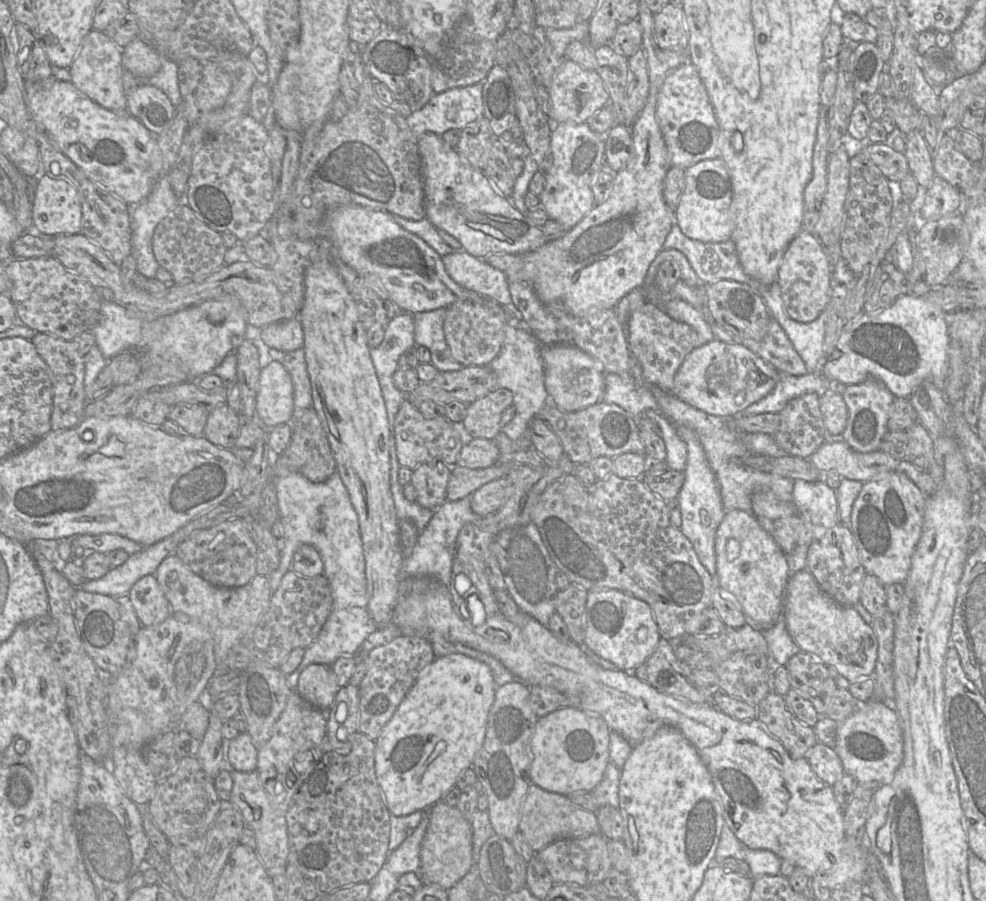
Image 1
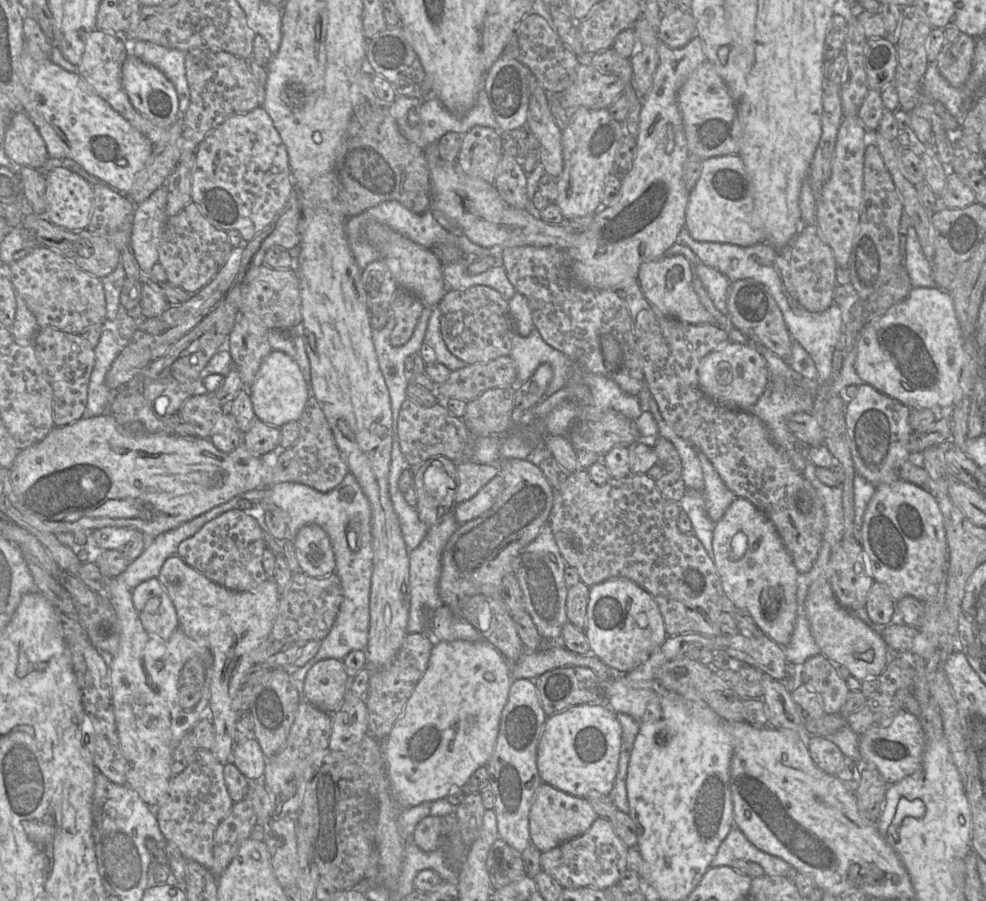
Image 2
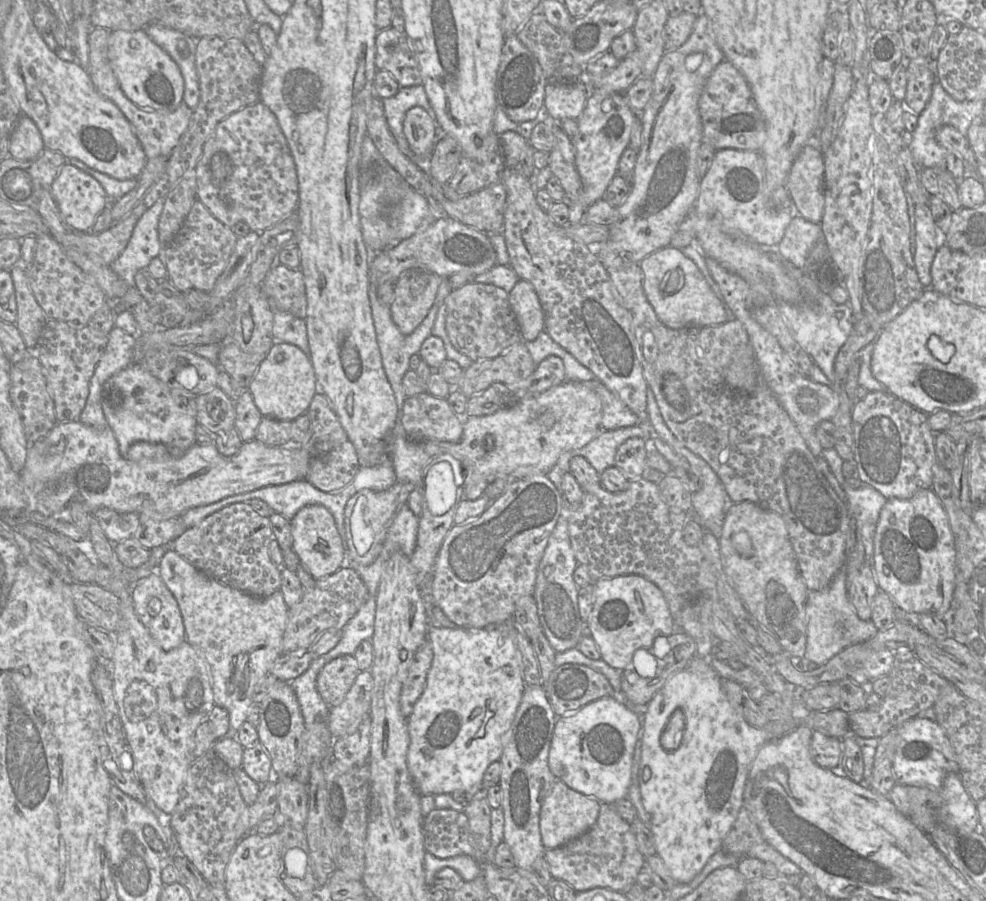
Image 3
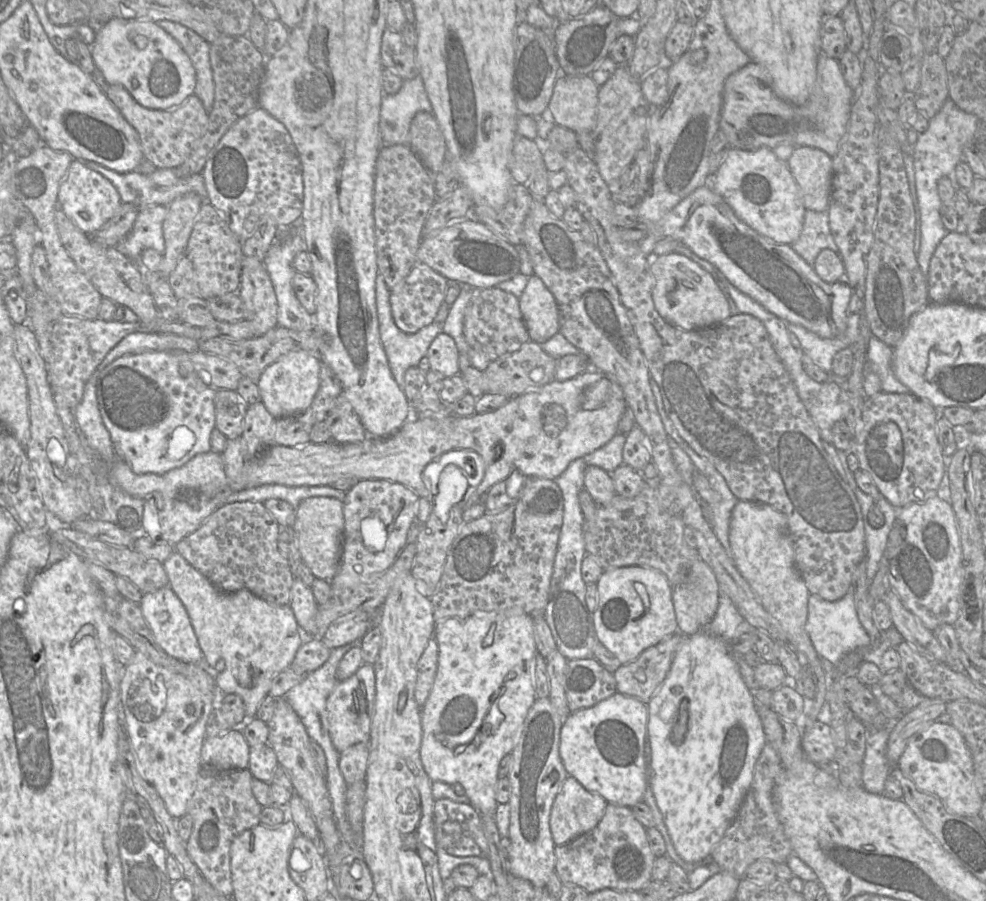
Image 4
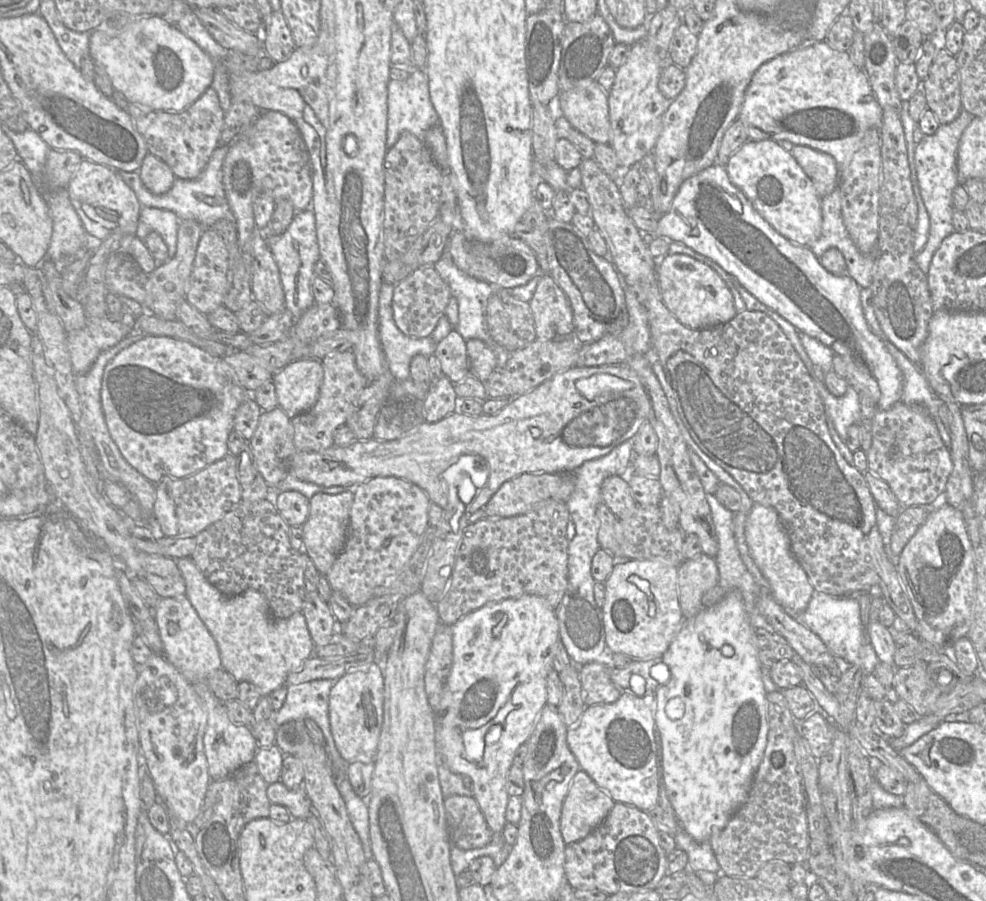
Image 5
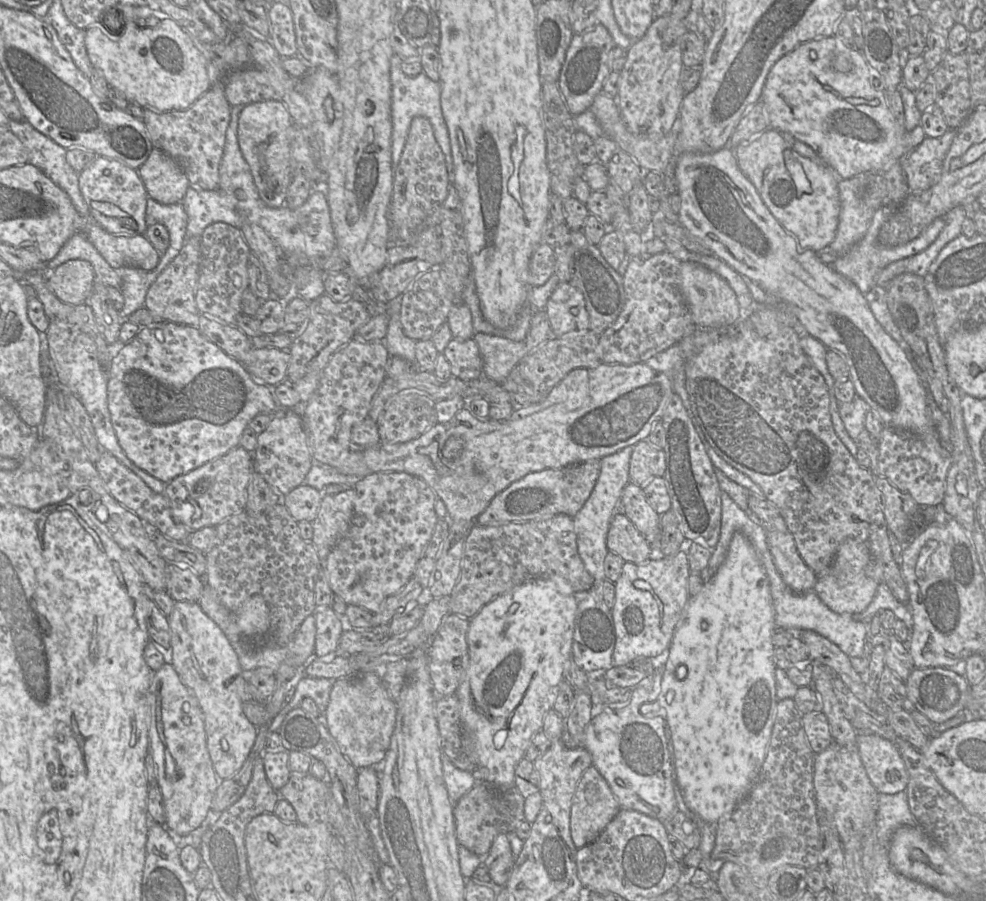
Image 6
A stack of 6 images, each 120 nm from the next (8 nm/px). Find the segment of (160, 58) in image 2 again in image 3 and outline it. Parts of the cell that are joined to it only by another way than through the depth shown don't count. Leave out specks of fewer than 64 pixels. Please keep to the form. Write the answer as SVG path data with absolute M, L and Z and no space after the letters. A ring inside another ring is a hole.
M150 23L142 29L178 65L184 80L183 102L194 110L200 99L195 63L198 39L159 23Z

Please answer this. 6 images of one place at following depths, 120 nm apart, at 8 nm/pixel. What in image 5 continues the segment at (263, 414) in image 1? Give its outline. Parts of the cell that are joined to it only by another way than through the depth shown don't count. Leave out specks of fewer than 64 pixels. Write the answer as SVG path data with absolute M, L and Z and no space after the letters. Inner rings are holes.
M294 360L275 372L272 377L278 407L290 418L310 410L317 401L323 380L320 360Z

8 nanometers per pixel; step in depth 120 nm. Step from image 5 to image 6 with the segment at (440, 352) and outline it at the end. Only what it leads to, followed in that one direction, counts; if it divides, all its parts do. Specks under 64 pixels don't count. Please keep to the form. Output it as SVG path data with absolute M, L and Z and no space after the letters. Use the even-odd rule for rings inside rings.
M452 338L442 353L450 363L453 377L469 381L483 376L483 359L473 338Z

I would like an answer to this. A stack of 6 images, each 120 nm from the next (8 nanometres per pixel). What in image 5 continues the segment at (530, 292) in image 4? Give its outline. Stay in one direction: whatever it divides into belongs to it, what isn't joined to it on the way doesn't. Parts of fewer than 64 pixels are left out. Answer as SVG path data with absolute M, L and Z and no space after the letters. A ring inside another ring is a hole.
M541 275L529 306L538 340L573 335L573 313L569 300L550 276Z

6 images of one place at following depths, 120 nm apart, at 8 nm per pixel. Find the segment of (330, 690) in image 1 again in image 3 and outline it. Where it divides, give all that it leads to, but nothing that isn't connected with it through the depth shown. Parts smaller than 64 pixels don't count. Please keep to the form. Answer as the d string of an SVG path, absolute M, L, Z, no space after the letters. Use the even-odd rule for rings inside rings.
M353 655L339 656L323 666L317 676L316 686L330 708L343 701L359 672Z

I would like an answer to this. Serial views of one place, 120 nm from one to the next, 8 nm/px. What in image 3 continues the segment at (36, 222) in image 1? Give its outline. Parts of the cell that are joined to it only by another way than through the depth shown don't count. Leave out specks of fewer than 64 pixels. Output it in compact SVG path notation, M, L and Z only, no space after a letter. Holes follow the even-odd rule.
M71 163L64 164L50 186L63 221L73 231L91 231L97 216L108 205L109 198L101 184L90 174Z

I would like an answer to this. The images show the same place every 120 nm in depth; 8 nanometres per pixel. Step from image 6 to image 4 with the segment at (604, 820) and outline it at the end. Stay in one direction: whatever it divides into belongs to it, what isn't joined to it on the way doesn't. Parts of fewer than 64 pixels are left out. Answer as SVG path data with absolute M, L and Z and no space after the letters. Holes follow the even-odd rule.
M568 776L557 793L549 818L555 845L564 845L595 828L605 814L607 801Z

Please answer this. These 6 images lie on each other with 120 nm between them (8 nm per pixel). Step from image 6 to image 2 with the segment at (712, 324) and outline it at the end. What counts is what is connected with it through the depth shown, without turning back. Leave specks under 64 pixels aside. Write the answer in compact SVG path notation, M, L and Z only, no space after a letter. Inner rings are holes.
M663 255L643 263L637 280L645 298L663 315L690 324L717 324L693 288L693 265L683 255Z

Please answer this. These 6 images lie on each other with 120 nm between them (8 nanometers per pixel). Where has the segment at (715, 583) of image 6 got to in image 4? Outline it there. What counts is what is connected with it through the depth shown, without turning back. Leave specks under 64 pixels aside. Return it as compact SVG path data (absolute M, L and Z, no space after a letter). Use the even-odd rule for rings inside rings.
M705 632L686 637L676 651L671 668L656 693L647 703L647 733L651 746L651 764L648 772L650 786L656 804L663 816L672 844L677 854L688 863L698 863L711 856L713 848L723 838L735 819L744 797L751 786L756 762L767 743L763 725L756 710L753 692L746 686L738 668L737 659L731 653L728 642Z

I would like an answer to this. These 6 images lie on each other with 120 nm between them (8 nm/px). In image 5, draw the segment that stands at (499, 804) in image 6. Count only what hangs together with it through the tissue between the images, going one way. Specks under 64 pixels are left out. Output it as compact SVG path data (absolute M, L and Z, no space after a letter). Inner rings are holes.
M453 795L444 799L446 825L452 846L472 850L488 845L494 837L472 796Z

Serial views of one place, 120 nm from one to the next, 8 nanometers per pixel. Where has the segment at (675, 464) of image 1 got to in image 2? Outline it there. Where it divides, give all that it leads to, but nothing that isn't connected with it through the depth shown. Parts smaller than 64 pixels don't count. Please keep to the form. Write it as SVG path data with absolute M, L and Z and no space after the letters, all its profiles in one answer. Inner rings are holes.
M652 396L649 399L649 408L648 412L653 415L657 422L658 435L669 440L680 456L682 463L681 477L686 488L703 492L704 477L697 450L690 443L677 435L677 433L665 422Z

